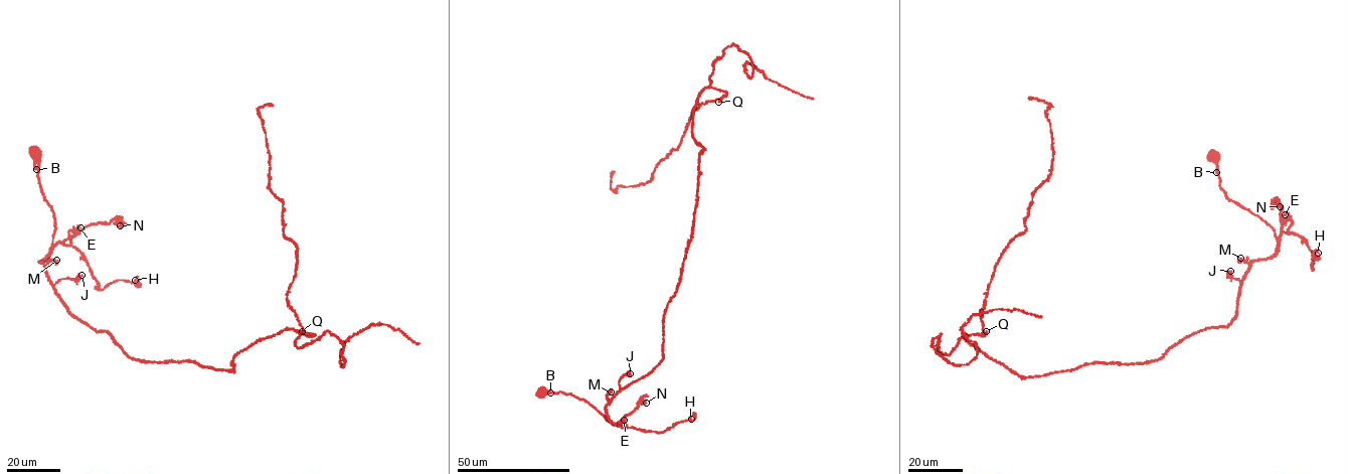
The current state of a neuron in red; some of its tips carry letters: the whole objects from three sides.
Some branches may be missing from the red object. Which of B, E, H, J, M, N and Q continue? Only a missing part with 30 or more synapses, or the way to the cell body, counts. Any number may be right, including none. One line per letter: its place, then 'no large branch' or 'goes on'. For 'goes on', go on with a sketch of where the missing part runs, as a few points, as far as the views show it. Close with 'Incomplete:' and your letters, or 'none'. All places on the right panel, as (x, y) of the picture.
B: place (1216, 172); no large branch
E: place (1285, 214); no large branch
H: place (1318, 253); no large branch
J: place (1230, 271); no large branch
M: place (1240, 258); no large branch
N: place (1280, 206); no large branch
Q: place (986, 331); no large branch
Incomplete: none

